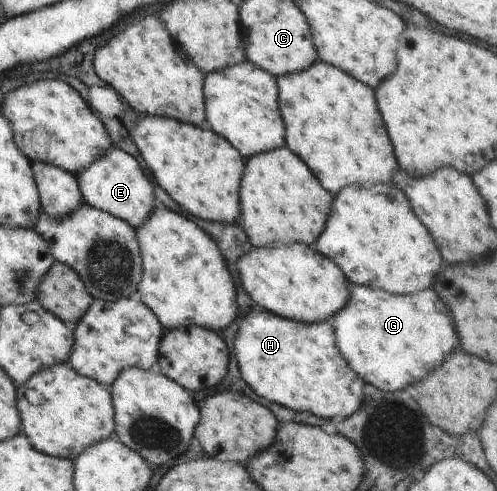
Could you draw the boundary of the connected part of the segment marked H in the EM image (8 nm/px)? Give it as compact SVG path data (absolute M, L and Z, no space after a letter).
M252 309L236 323L238 331L234 345L238 367L244 381L254 391L254 398L329 420L346 419L360 409L366 383L349 368L335 345L334 328L330 321L305 324L268 310Z

